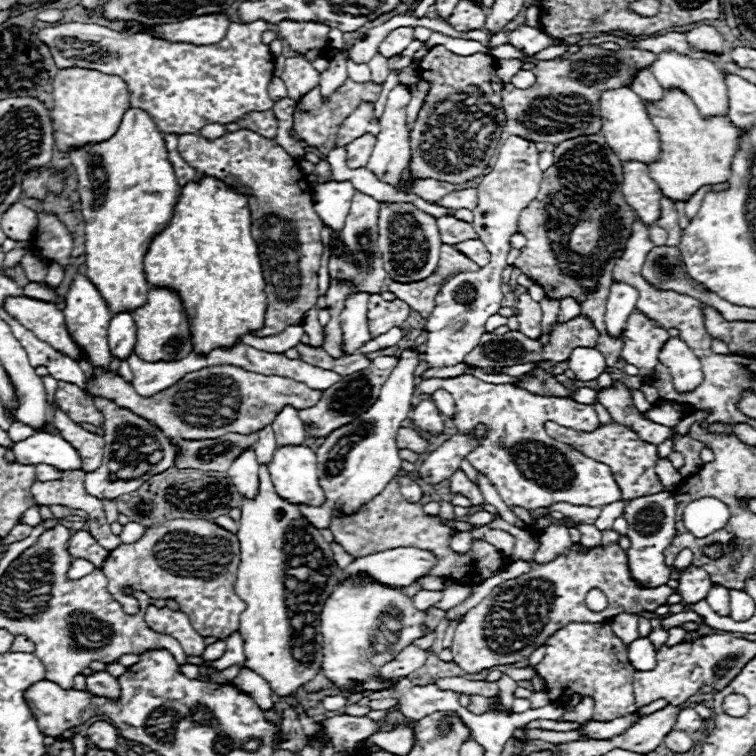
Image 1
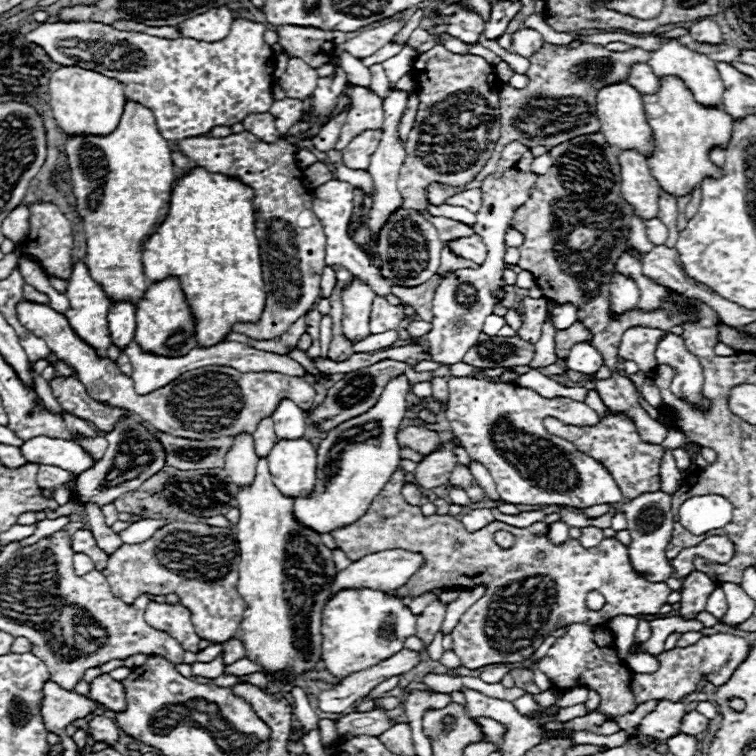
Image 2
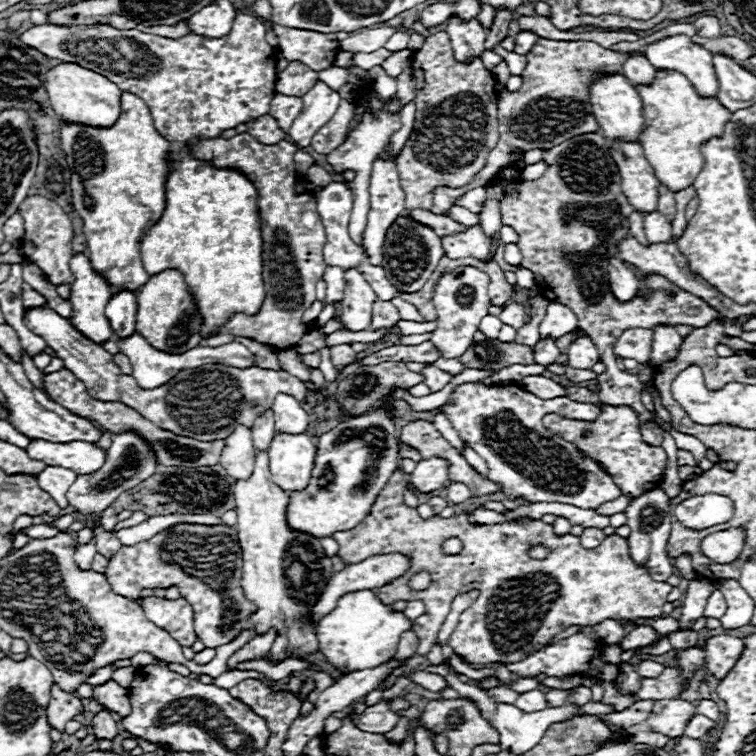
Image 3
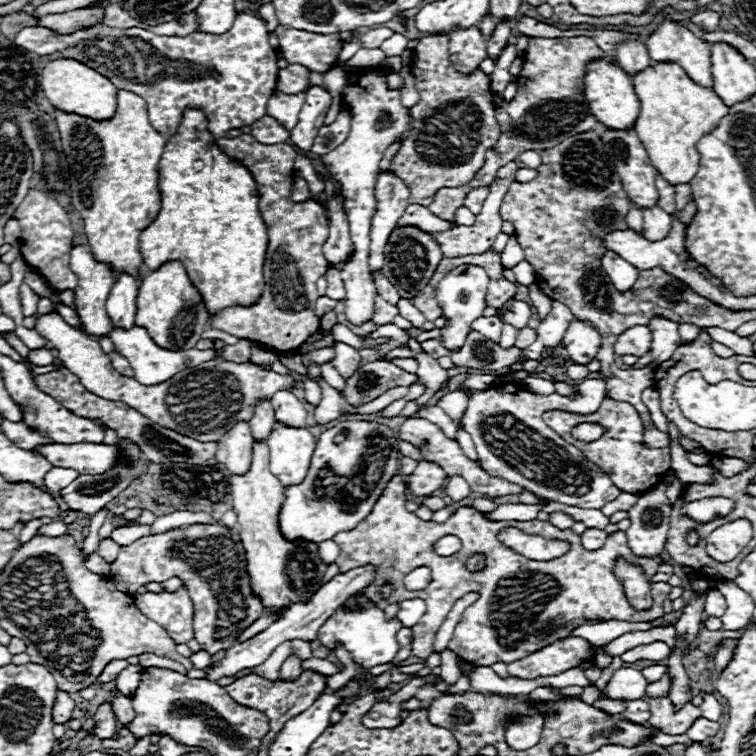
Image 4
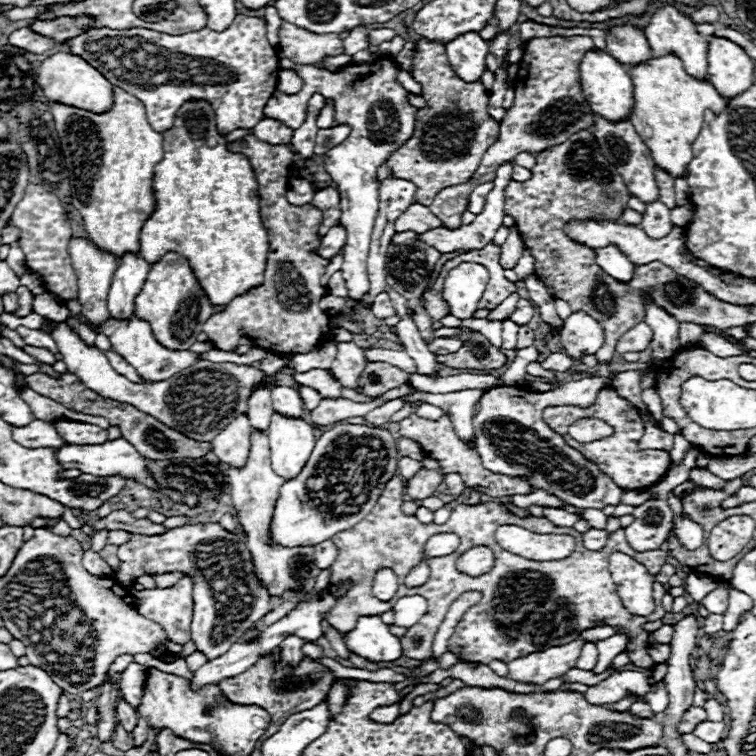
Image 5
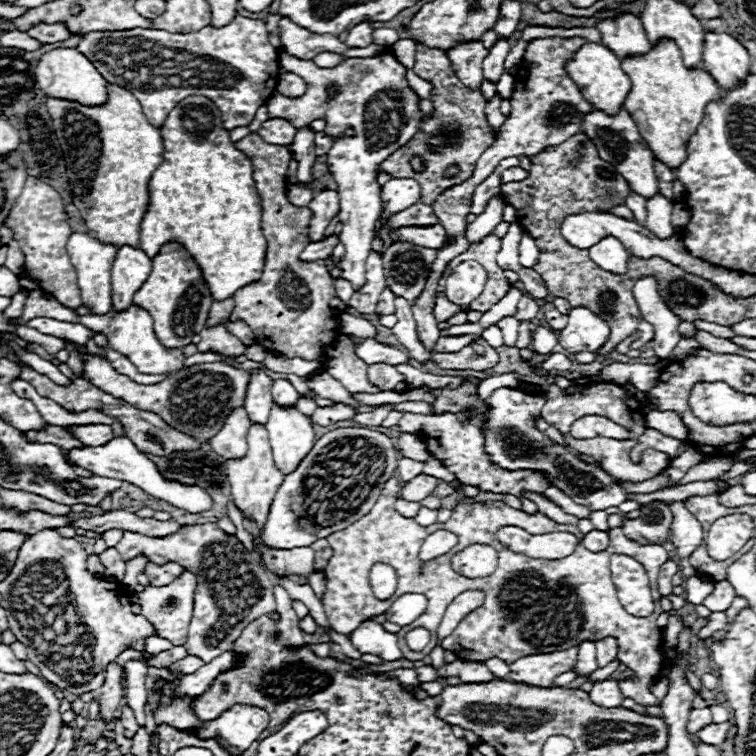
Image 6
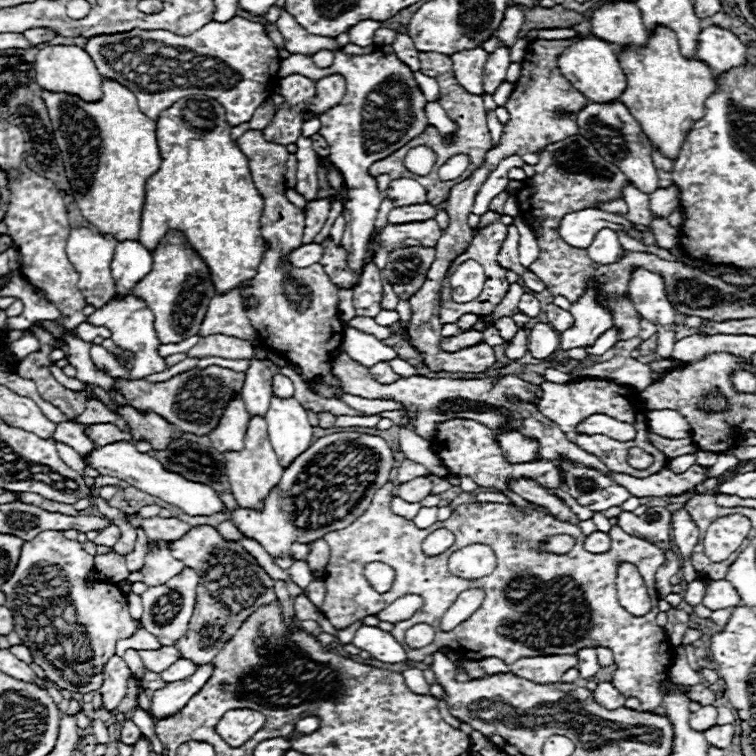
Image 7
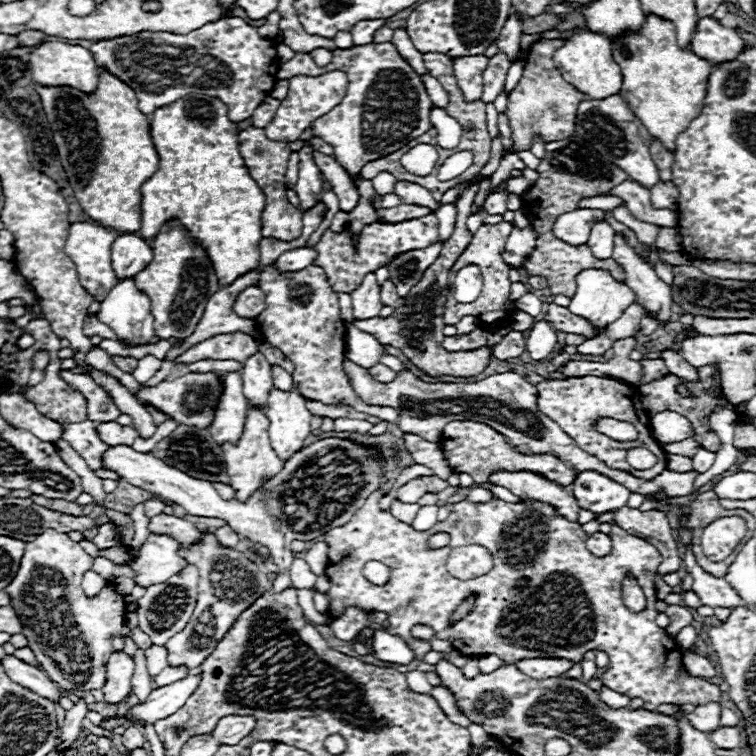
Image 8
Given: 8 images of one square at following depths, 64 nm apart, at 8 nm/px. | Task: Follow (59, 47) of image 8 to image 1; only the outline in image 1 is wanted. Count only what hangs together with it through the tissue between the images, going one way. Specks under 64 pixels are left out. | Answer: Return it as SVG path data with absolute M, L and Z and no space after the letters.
M64 68L56 74L52 86L54 86L52 120L54 120L56 144L58 150L62 152L70 152L72 148L80 148L112 138L112 134L116 134L122 122L124 112L130 106L128 84L120 76L102 74L98 70Z

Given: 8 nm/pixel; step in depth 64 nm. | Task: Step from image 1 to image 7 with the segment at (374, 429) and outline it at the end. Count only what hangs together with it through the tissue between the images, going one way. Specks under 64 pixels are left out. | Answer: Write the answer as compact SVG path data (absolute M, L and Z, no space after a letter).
M364 432L322 436L284 470L280 484L266 498L262 512L238 508L230 520L244 536L258 540L280 568L288 569L294 562L290 556L294 542L310 544L332 530L352 524L368 510L374 494L388 482L392 464L392 448L380 436Z

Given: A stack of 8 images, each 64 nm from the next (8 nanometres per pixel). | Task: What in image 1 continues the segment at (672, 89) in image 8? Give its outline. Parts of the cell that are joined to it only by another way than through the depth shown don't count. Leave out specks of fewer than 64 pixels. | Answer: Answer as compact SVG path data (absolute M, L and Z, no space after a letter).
M680 90L666 92L660 102L646 104L646 110L660 134L662 144L660 160L648 168L652 180L656 180L666 198L686 202L692 198L692 194L696 194L698 188L706 184L720 184L730 178L730 164L738 146L738 130L728 118L700 118L698 108Z

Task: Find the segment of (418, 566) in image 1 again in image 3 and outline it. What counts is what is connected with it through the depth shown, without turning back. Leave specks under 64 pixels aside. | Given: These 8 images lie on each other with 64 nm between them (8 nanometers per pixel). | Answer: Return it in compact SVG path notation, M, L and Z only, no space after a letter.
M400 552L372 556L358 564L346 566L344 570L336 572L330 578L324 594L320 596L318 604L314 606L314 616L312 616L314 622L318 624L320 618L336 606L336 600L340 596L344 596L352 590L382 588L382 586L394 582L396 578L400 578L408 568L410 568L410 558Z

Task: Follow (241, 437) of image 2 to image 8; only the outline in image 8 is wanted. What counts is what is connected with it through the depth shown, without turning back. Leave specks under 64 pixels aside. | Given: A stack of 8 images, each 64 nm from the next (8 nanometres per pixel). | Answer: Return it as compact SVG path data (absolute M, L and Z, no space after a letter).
M228 372L224 378L224 394L218 402L214 422L210 426L210 434L216 444L236 444L242 436L248 402L242 394L242 378L238 372Z

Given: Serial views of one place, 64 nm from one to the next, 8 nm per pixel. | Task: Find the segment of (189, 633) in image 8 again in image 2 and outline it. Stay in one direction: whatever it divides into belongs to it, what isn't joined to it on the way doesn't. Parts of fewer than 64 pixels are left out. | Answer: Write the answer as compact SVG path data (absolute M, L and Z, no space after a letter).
M174 520L140 544L122 544L120 550L110 554L104 574L108 576L112 594L128 604L142 592L152 596L176 594L180 604L188 606L196 634L202 640L222 644L236 636L246 610L246 602L236 592L238 562L236 530Z

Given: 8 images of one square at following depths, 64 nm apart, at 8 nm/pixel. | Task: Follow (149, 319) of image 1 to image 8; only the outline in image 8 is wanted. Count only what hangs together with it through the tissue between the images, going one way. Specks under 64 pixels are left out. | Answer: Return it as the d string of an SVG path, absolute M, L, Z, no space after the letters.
M178 222L166 224L150 246L154 250L154 258L148 270L136 274L134 278L136 288L144 290L144 294L148 294L150 298L156 336L160 340L170 340L170 338L184 340L196 330L208 298L220 290L218 278L204 248L198 246L192 240L190 232L184 230Z

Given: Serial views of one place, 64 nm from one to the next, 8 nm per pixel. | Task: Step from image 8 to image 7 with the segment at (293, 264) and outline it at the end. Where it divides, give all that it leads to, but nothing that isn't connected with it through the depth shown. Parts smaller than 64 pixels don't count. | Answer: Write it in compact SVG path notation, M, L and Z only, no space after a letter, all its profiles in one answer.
M304 244L302 248L298 248L296 252L290 254L290 264L298 266L298 268L306 268L306 266L312 266L316 262L320 262L324 254L324 248L320 244Z

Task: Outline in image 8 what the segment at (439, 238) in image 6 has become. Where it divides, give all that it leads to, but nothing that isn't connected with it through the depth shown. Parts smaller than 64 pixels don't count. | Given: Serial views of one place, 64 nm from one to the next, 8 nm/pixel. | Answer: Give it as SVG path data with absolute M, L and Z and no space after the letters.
M428 214L424 218L416 218L416 220L398 222L398 224L388 224L388 222L370 224L362 230L360 244L358 244L356 252L352 248L352 240L350 240L348 232L334 234L334 232L326 230L324 236L320 238L320 242L316 244L316 250L318 250L316 266L324 268L324 272L328 276L328 284L336 292L352 292L352 290L356 290L356 286L360 286L360 282L364 280L364 276L368 272L374 272L380 264L390 264L390 260L396 254L424 248L424 246L430 246L436 242L438 242L438 220L434 214Z

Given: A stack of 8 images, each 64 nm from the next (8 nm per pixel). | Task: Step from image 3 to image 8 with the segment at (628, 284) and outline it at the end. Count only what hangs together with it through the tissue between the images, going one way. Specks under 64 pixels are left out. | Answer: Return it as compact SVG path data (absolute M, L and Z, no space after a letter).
M606 222L594 224L588 246L590 246L594 258L600 258L600 260L612 258L612 252L614 252L614 230L612 230L612 226Z

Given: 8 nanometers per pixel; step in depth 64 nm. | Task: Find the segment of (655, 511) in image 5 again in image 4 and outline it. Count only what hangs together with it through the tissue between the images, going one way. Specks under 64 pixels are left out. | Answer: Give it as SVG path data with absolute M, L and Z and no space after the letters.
M658 484L644 492L628 510L628 518L630 528L626 536L632 554L662 556L670 528L670 502L666 498L666 484Z

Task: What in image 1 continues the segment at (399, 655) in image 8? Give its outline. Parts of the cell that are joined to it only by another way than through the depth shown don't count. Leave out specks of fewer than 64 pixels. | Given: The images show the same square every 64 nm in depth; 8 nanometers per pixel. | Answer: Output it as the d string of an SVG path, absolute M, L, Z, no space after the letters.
M356 576L340 582L328 596L322 610L322 672L338 690L348 690L350 682L358 682L356 692L384 690L390 680L376 678L376 670L396 658L404 646L424 636L426 610L414 608L414 600L402 588L390 588L374 578Z

